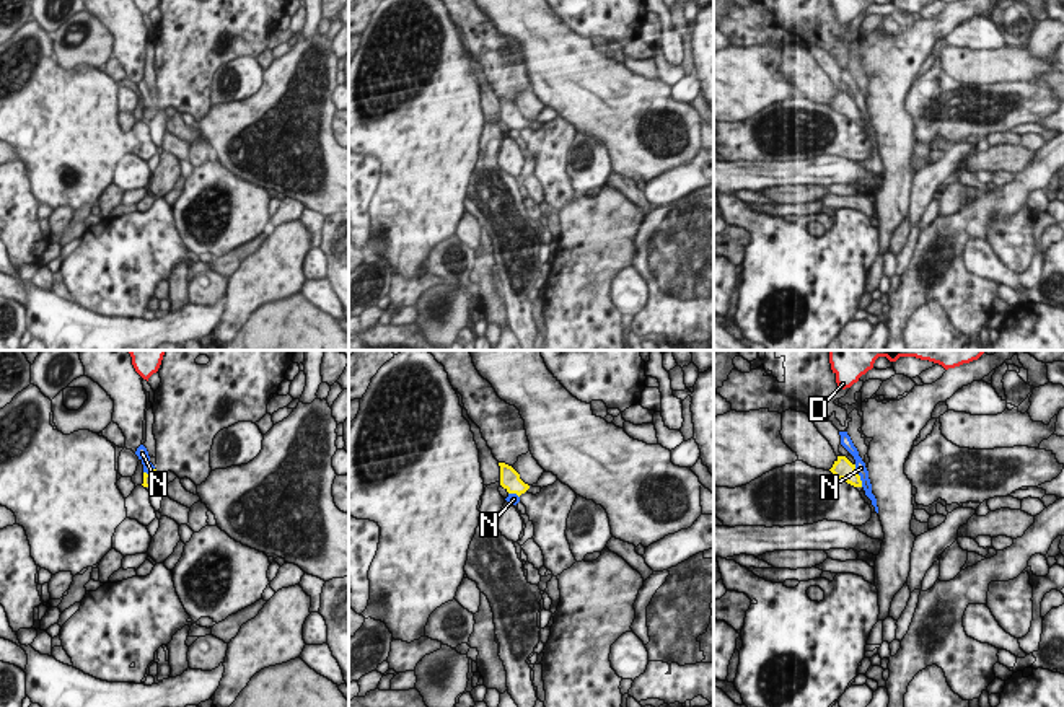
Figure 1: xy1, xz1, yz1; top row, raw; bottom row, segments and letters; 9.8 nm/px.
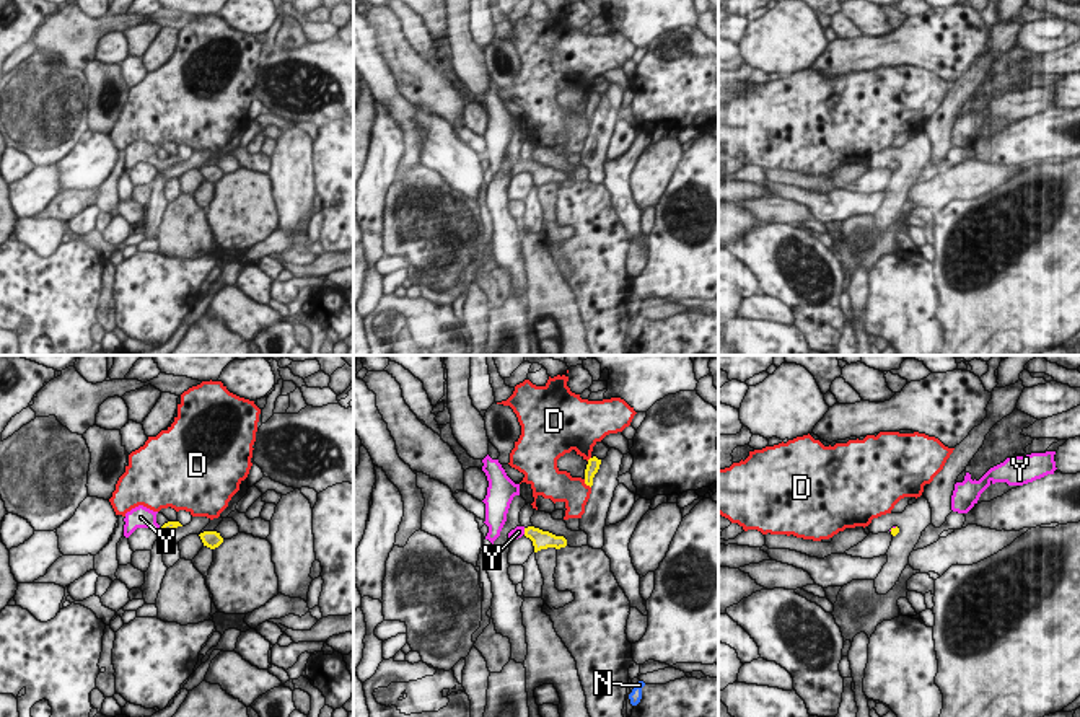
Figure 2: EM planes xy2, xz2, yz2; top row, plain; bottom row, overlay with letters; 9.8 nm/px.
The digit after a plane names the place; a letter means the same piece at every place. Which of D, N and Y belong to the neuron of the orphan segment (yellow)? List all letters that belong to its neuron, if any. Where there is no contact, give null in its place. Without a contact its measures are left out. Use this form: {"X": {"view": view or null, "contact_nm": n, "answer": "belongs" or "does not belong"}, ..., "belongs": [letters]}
{"D": {"view": "xz2", "contact_nm": 120, "answer": "does not belong"}, "N": {"view": "yz1", "contact_nm": 240, "answer": "does not belong"}, "Y": {"view": "xz2", "contact_nm": 70, "answer": "belongs"}, "belongs": ["Y"]}

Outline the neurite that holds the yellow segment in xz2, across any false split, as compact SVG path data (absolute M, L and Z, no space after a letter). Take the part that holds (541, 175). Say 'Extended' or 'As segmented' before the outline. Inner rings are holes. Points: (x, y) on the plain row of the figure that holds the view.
Extended. M516 161L515 165L511 165L508 168L508 179L511 179L515 174L526 171L533 176L534 181L534 187L541 186L541 184L547 184L547 183L565 183L567 181L567 174L564 171L555 171L549 166L542 166L539 163L534 161Z

